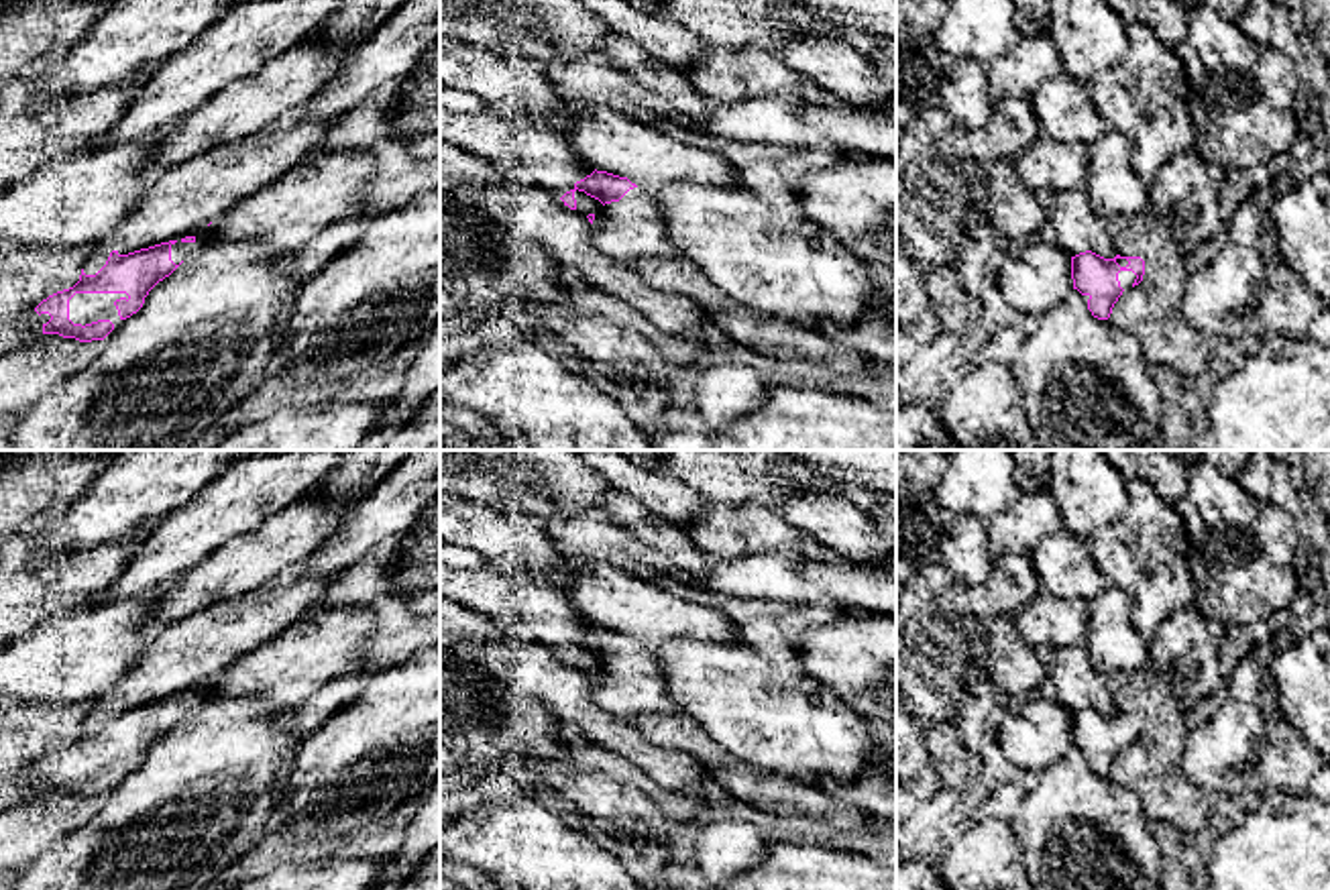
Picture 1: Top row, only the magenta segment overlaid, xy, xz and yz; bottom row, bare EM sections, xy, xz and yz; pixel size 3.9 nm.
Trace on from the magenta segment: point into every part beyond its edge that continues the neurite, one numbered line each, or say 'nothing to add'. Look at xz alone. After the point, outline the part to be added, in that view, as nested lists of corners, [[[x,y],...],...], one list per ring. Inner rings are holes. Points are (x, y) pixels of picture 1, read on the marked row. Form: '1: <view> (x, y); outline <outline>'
1: xz (632, 229); outline [[[642,187],[629,189],[619,202],[605,204],[595,214],[593,242],[601,253],[629,267],[635,267],[642,259],[680,259],[668,240],[658,204],[654,202],[652,193]]]

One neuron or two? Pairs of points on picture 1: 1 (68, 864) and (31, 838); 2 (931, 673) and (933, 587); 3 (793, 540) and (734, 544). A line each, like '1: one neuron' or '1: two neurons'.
1: two neurons
2: one neuron
3: one neuron

